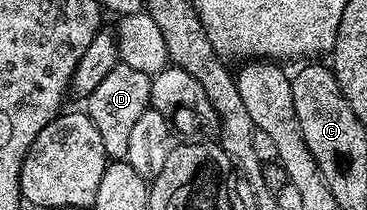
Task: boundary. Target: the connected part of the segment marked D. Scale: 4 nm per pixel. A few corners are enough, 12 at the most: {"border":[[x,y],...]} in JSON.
{"border":[[117,64],[84,101],[110,161],[151,108],[151,74]]}

